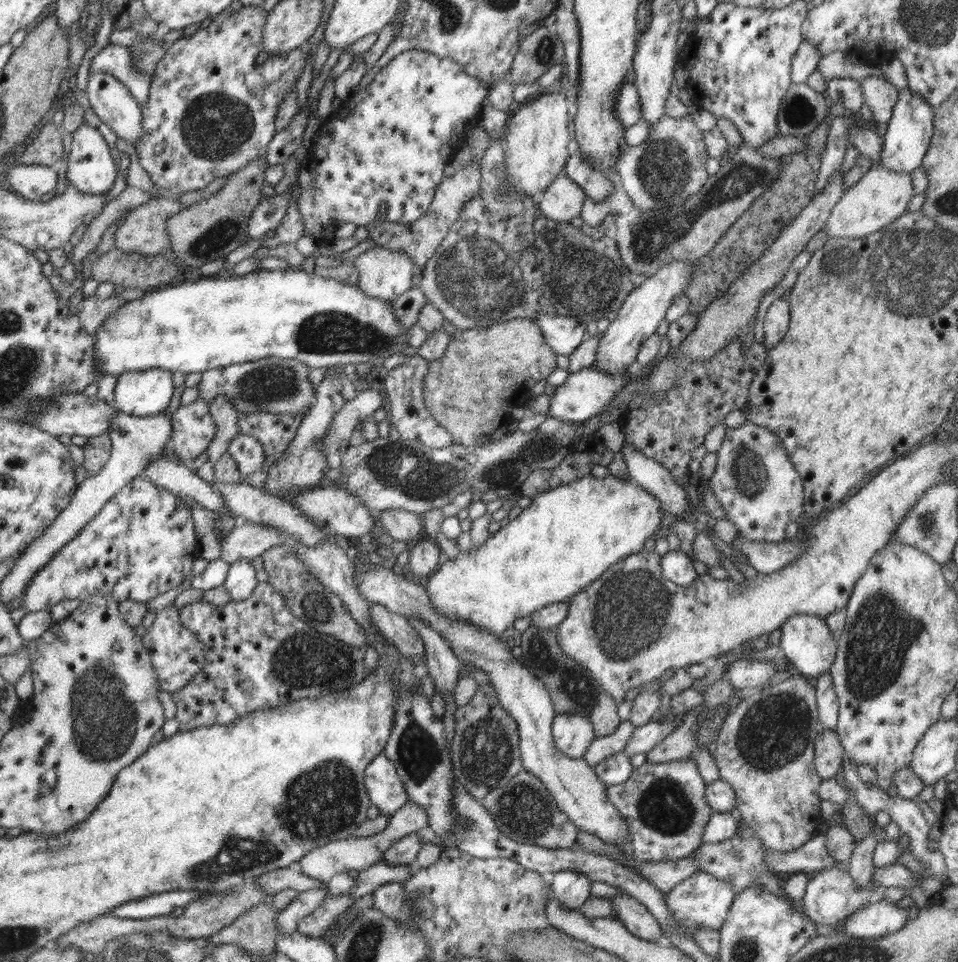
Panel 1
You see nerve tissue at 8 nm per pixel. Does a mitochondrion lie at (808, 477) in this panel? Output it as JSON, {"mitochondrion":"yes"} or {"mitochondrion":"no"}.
{"mitochondrion":"no"}

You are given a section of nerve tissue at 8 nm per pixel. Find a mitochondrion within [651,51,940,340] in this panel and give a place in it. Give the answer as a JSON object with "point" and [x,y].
{"point":[798,112]}

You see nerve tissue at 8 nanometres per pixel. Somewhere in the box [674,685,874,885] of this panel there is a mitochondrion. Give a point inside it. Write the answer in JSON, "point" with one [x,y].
{"point":[774,732]}

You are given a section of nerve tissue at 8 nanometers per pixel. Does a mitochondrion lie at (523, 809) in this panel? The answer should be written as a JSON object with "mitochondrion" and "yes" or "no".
{"mitochondrion":"yes"}

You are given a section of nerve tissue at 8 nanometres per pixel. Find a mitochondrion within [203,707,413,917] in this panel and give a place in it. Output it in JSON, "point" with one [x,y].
{"point":[335,805]}

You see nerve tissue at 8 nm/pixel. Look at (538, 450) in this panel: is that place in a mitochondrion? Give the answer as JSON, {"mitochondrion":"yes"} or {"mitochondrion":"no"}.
{"mitochondrion":"yes"}

